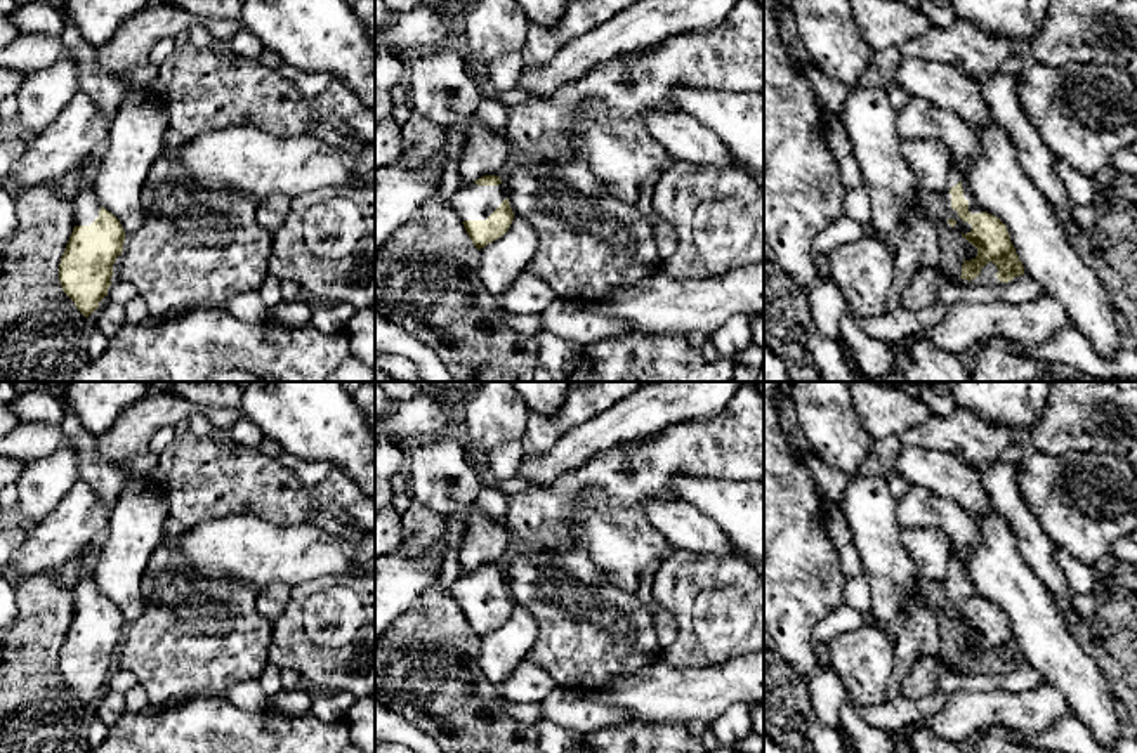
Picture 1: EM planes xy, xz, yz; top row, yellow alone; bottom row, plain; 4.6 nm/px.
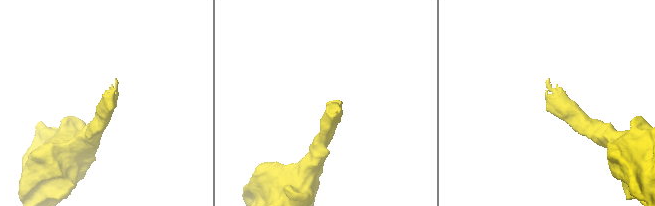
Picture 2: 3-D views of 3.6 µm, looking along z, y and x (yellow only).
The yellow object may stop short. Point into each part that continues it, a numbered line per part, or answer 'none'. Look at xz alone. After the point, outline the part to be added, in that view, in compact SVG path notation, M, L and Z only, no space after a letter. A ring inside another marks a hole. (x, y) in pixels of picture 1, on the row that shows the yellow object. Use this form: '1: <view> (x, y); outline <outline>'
1: xz (471, 202); outline M462 182L450 203L462 222L486 220L507 198L505 184L477 186L476 182Z

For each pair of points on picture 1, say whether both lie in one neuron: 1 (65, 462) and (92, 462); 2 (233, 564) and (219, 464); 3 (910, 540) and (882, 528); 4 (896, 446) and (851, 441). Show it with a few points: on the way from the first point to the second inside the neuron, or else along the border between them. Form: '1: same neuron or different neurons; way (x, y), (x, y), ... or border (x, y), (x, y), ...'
1: different neurons; border (65, 439), (75, 450), (77, 476), (80, 479)
2: different neurons; border (266, 519), (226, 514), (188, 530)
3: different neurons; border (900, 528), (900, 542), (919, 571)
4: different neurons; border (874, 441), (856, 472)

